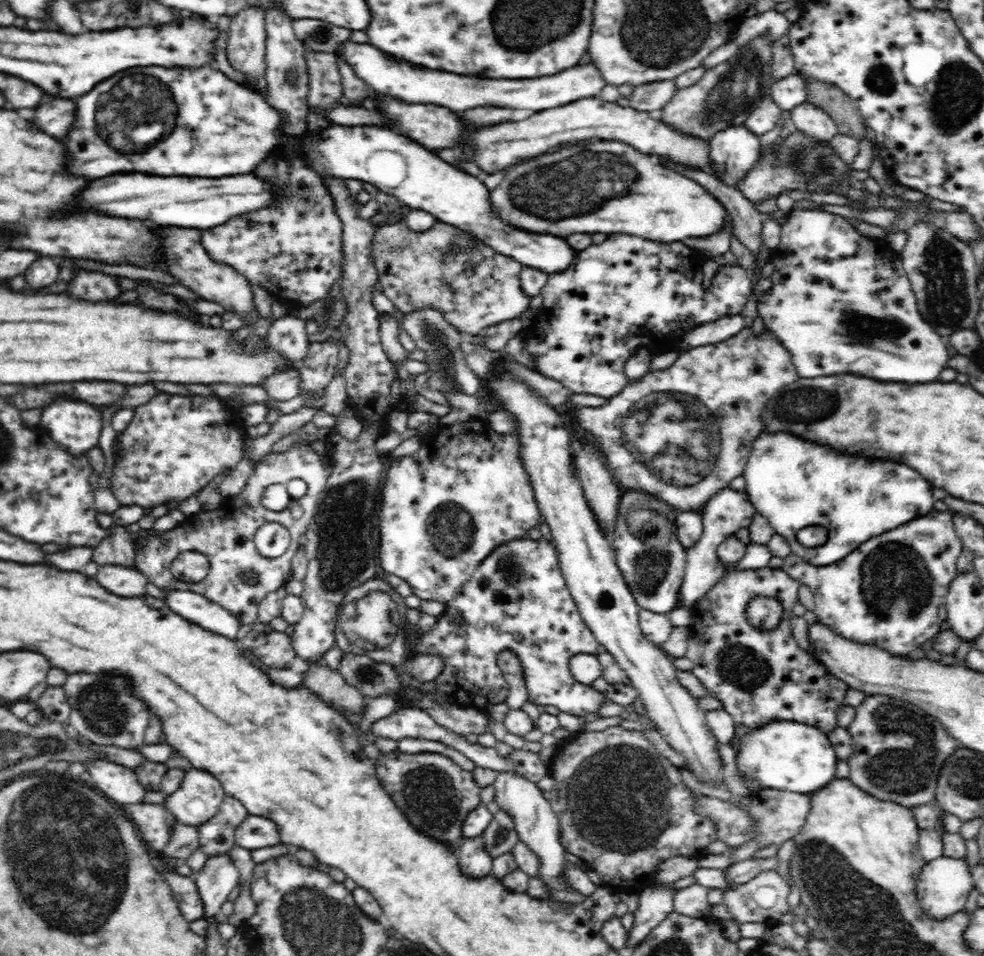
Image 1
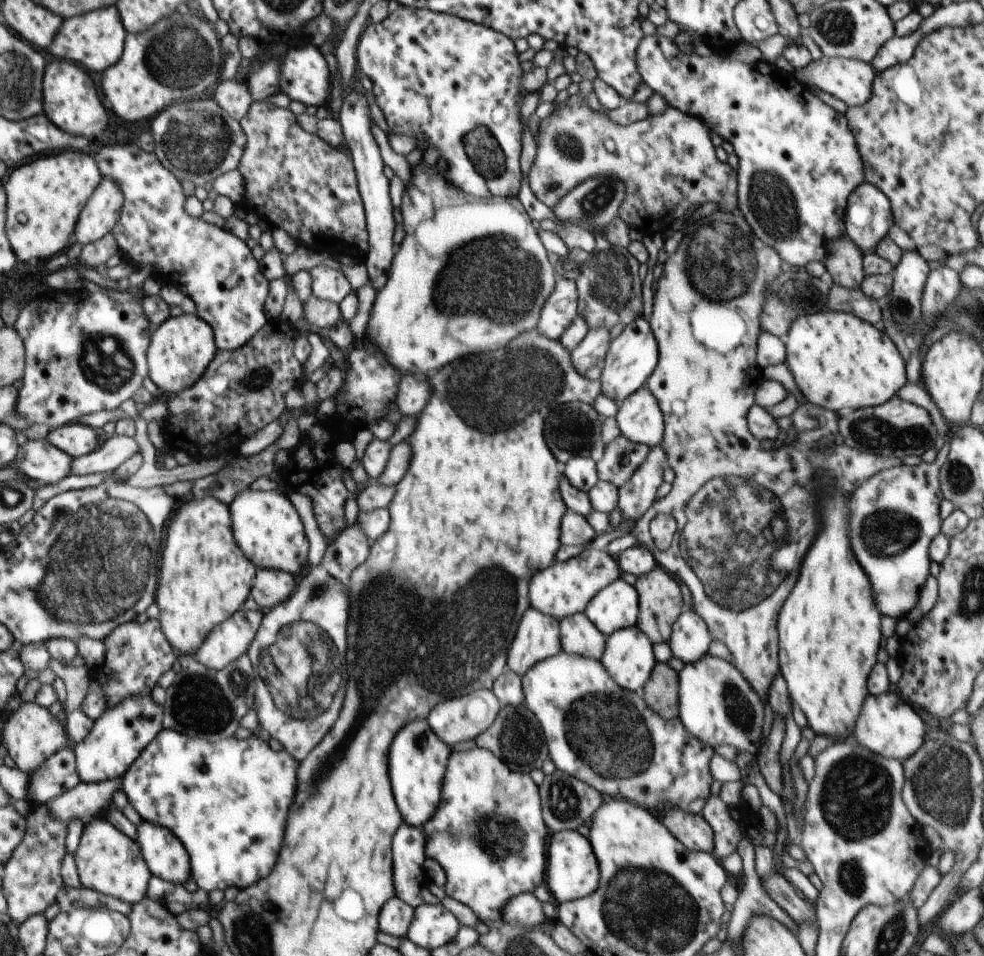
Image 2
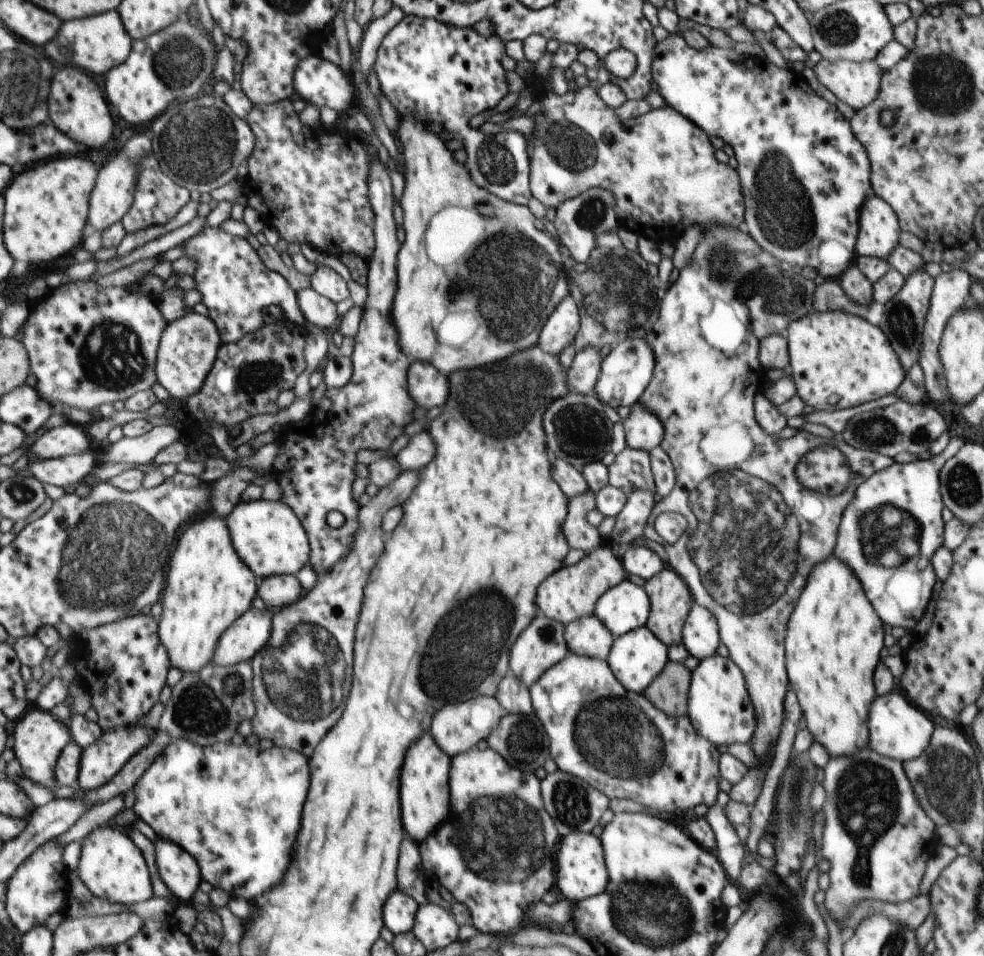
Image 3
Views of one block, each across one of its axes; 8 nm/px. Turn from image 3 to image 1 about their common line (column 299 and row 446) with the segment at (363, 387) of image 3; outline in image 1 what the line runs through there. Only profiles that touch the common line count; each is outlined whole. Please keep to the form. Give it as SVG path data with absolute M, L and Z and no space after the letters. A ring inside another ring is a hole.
M472 417L461 423L440 426L436 434L422 436L421 448L418 452L408 456L400 457L391 462L385 480L382 484L382 508L378 514L378 526L380 531L380 559L381 573L396 575L405 580L412 587L412 594L419 596L421 600L436 600L436 602L450 602L460 594L468 579L473 575L476 567L493 551L498 545L512 539L519 539L536 526L541 514L534 498L534 491L528 480L527 470L519 455L519 438L515 434L499 434L494 431L486 418Z

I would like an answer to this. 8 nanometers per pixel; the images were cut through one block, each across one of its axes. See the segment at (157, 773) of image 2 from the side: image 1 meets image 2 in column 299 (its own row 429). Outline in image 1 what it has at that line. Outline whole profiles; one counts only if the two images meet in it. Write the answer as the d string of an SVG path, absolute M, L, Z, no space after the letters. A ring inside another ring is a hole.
M763 429L754 439L753 449L742 475L746 482L744 492L756 512L762 514L775 534L786 542L790 553L814 566L837 563L866 540L924 516L934 506L932 484L924 480L914 468L908 468L906 464L894 464L890 460L870 460L862 456L840 454L830 446L814 444L786 431L772 432ZM806 526L824 526L828 530L826 542L809 548L800 544L796 539L796 532Z

